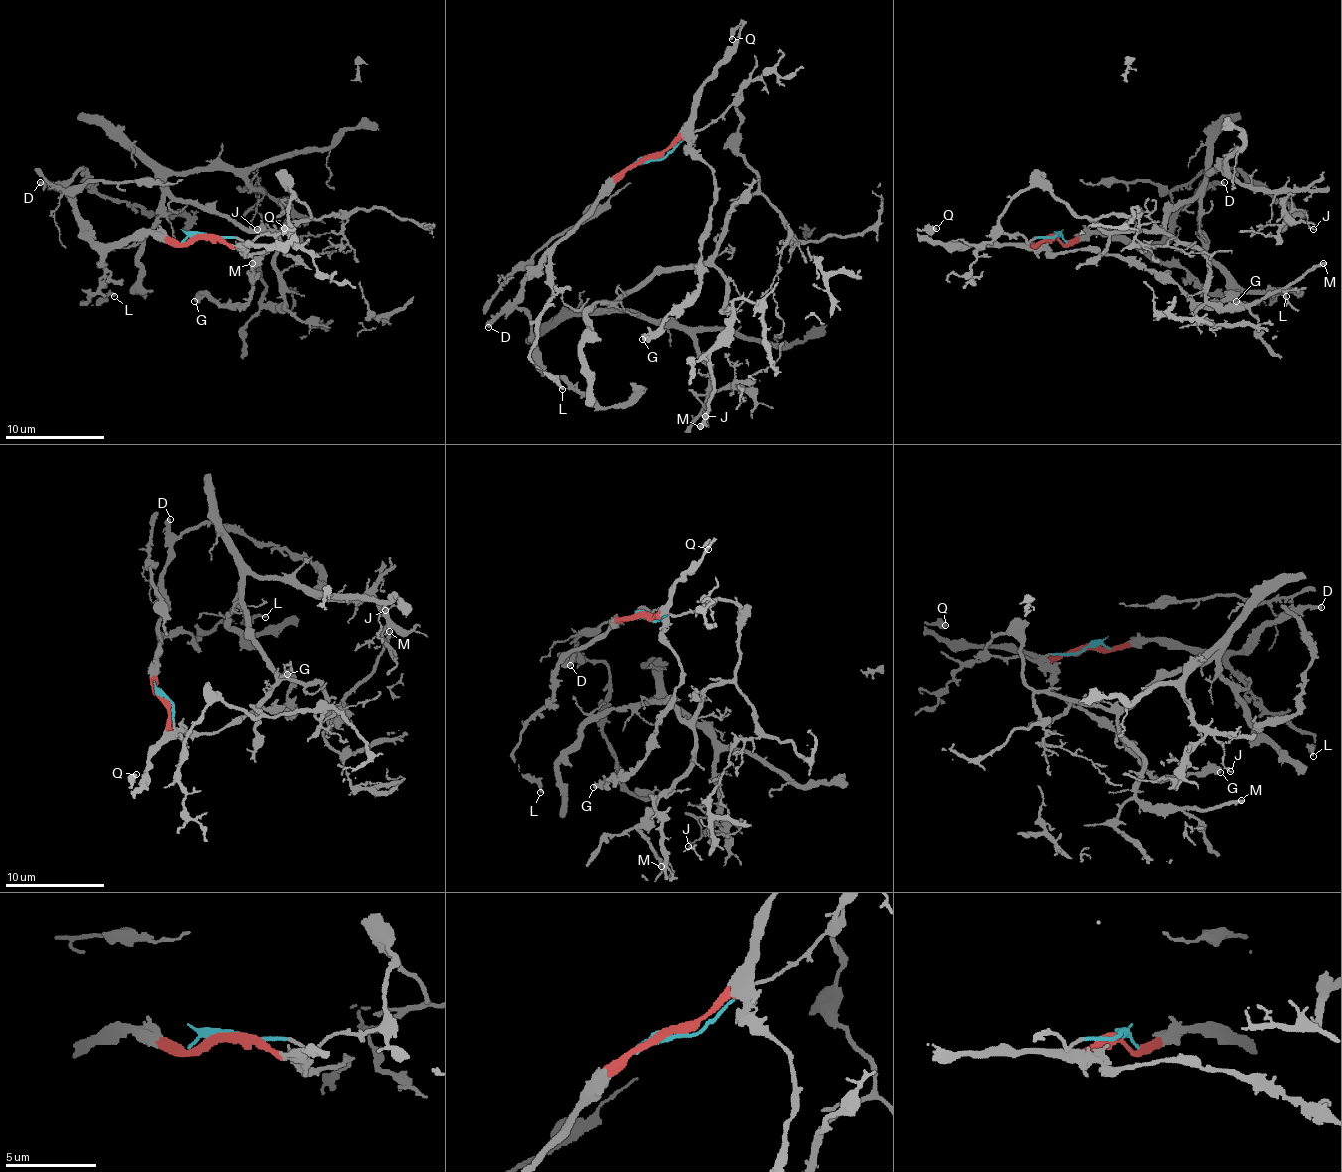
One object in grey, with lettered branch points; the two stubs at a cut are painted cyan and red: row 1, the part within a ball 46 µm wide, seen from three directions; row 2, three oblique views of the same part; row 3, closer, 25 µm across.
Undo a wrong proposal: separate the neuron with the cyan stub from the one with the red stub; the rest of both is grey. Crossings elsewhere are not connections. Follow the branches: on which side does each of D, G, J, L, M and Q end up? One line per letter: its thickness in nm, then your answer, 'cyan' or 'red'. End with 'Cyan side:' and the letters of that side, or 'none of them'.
D: calibre 360 nm; red
G: calibre 400 nm; red
J: calibre 130 nm; cyan
L: calibre 200 nm; red
M: calibre 280 nm; cyan
Q: calibre 440 nm; red
Cyan side: J, M

